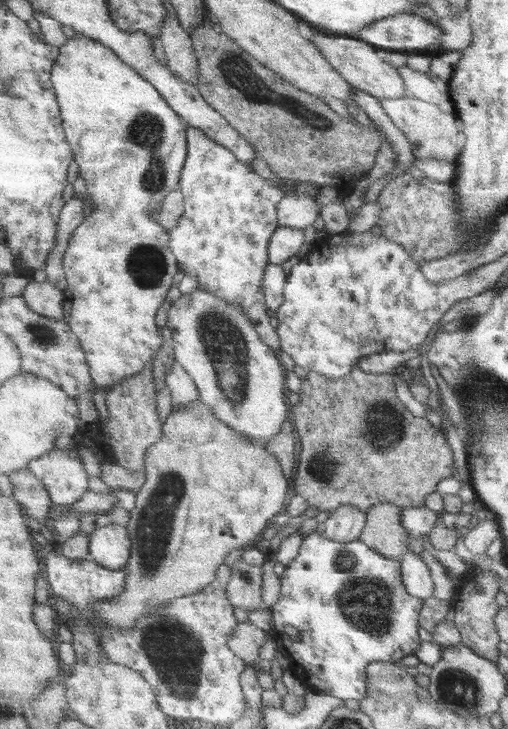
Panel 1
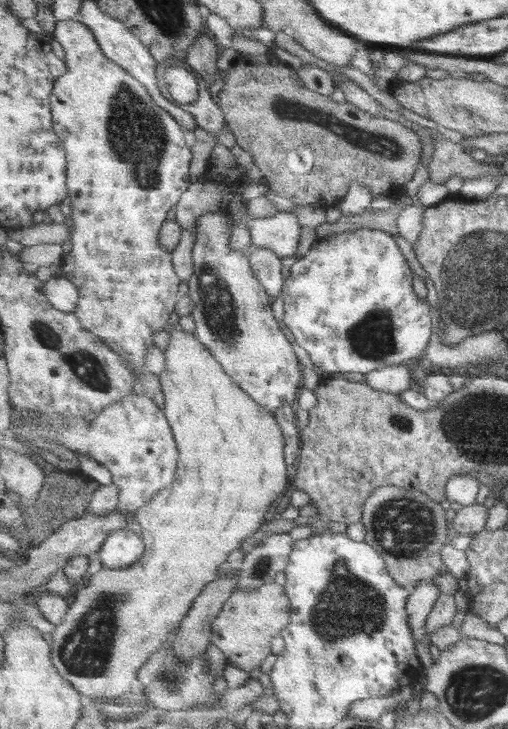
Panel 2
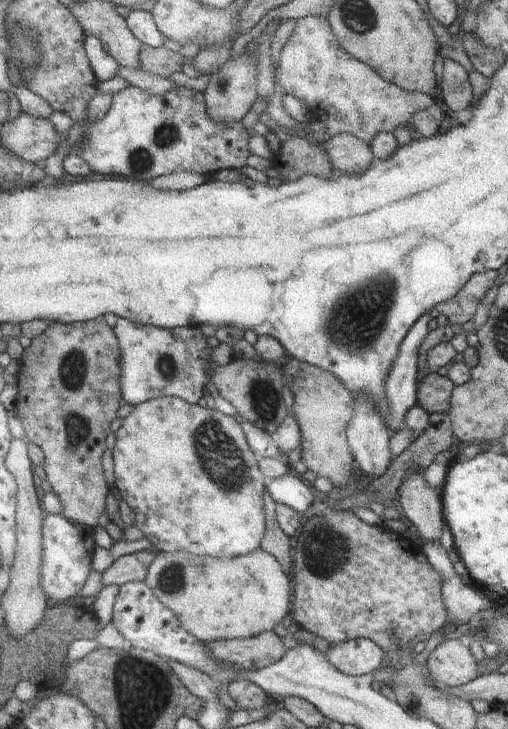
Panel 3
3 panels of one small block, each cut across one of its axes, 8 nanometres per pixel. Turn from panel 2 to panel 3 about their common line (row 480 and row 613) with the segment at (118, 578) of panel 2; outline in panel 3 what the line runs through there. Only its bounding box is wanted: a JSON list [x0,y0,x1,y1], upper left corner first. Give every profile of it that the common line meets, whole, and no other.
[145,546,292,643]

